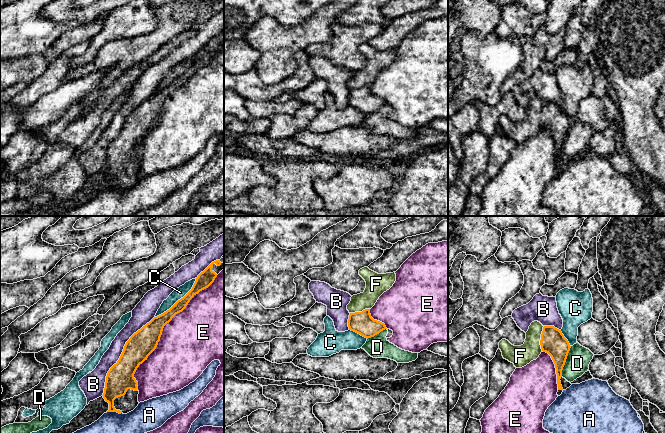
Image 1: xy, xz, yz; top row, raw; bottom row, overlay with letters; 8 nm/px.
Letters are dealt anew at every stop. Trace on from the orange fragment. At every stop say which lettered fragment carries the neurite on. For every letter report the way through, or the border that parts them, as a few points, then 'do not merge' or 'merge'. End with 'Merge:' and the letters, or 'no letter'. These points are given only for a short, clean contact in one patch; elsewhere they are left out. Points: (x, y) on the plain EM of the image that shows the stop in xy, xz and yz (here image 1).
A: do not merge
B: do not merge
C: do not merge
D: do not merge
E: do not merge
F: do not merge
Merge: no letter

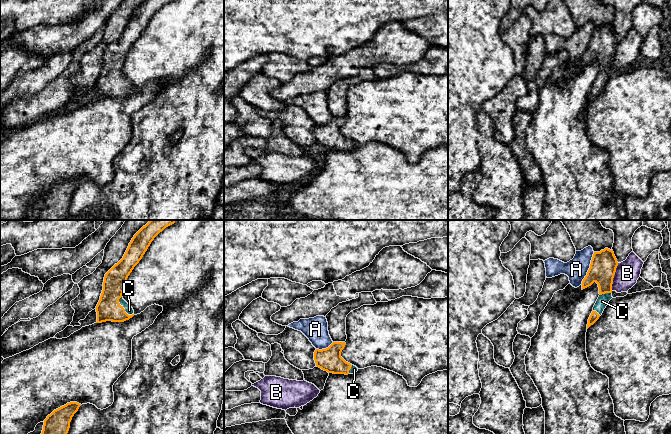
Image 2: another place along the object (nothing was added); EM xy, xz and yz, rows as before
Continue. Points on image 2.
A: do not merge
B: do not merge
C: way xy (108, 84), (123, 84), (129, 86); merge
Merge: C

